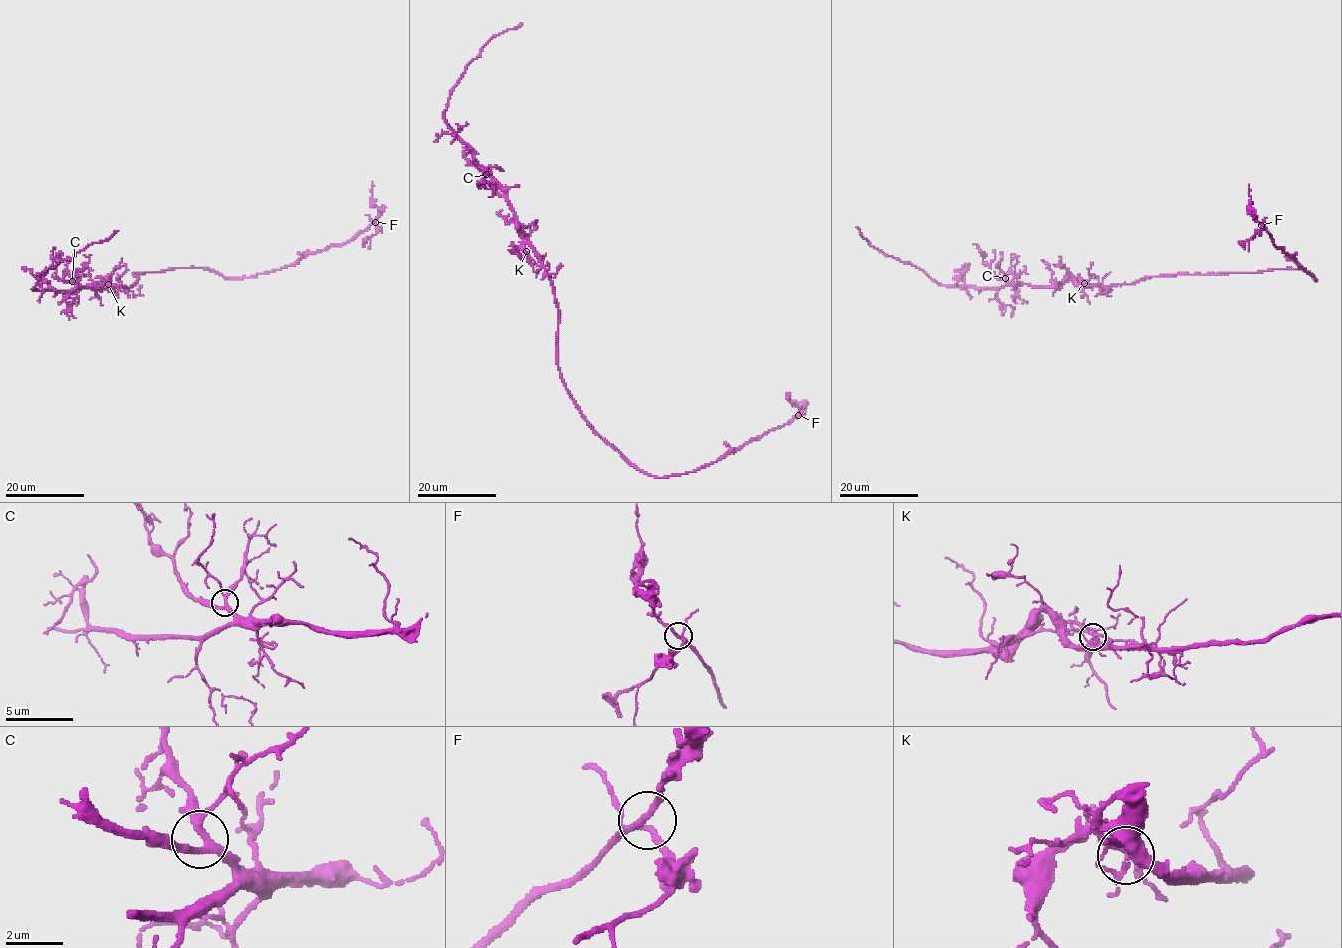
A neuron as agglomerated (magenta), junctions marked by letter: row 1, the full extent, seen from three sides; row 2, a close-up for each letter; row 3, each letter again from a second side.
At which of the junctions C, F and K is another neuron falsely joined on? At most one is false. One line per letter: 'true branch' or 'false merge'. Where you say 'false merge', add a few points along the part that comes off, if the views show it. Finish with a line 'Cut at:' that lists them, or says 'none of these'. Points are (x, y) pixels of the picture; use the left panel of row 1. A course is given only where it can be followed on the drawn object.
C: true branch
F: true branch
K: false merge; course (108, 284), (99, 286), (92, 279), (83, 265), (88, 262)
Cut at: K

